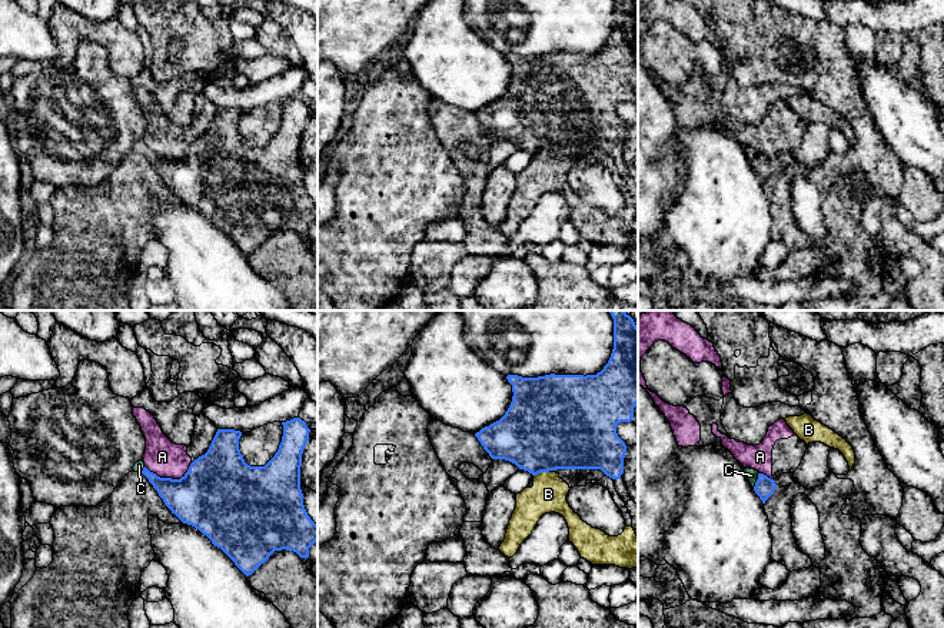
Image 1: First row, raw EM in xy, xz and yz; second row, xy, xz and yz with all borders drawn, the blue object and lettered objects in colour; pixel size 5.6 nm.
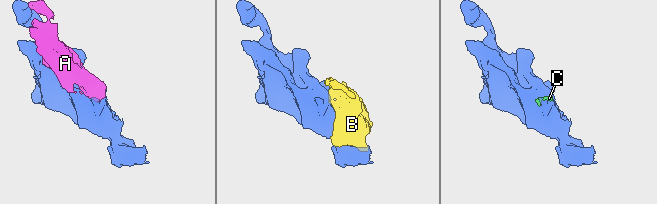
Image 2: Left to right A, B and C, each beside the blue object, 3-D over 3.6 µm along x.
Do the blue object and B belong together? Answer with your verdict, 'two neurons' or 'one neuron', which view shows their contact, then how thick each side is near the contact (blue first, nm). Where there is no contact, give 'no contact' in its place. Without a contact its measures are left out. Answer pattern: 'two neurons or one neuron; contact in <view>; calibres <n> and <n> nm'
two neurons; contact in xz; calibres 480 and 200 nm

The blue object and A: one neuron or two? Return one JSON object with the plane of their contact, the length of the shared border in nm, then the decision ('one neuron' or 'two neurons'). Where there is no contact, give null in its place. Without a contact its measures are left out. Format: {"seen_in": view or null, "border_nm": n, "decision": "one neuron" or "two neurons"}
{"seen_in": "xy", "border_nm": 280, "decision": "two neurons"}

